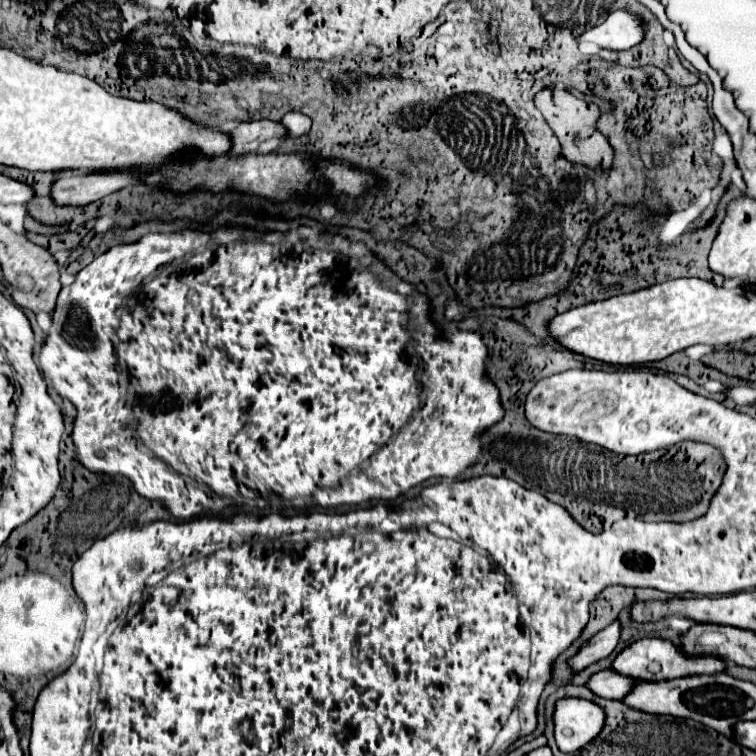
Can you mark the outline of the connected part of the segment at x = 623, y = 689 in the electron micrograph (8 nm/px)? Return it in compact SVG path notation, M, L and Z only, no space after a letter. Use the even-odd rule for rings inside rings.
M608 669L608 671L596 673L588 681L588 687L596 695L600 695L600 697L606 697L606 699L624 699L634 689L634 685L638 685L638 683L640 681L636 681L632 677L622 677L620 673Z

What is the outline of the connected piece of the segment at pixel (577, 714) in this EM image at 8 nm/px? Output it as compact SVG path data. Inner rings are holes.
M566 697L556 703L554 735L560 751L576 751L590 743L604 727L606 713L588 699Z

